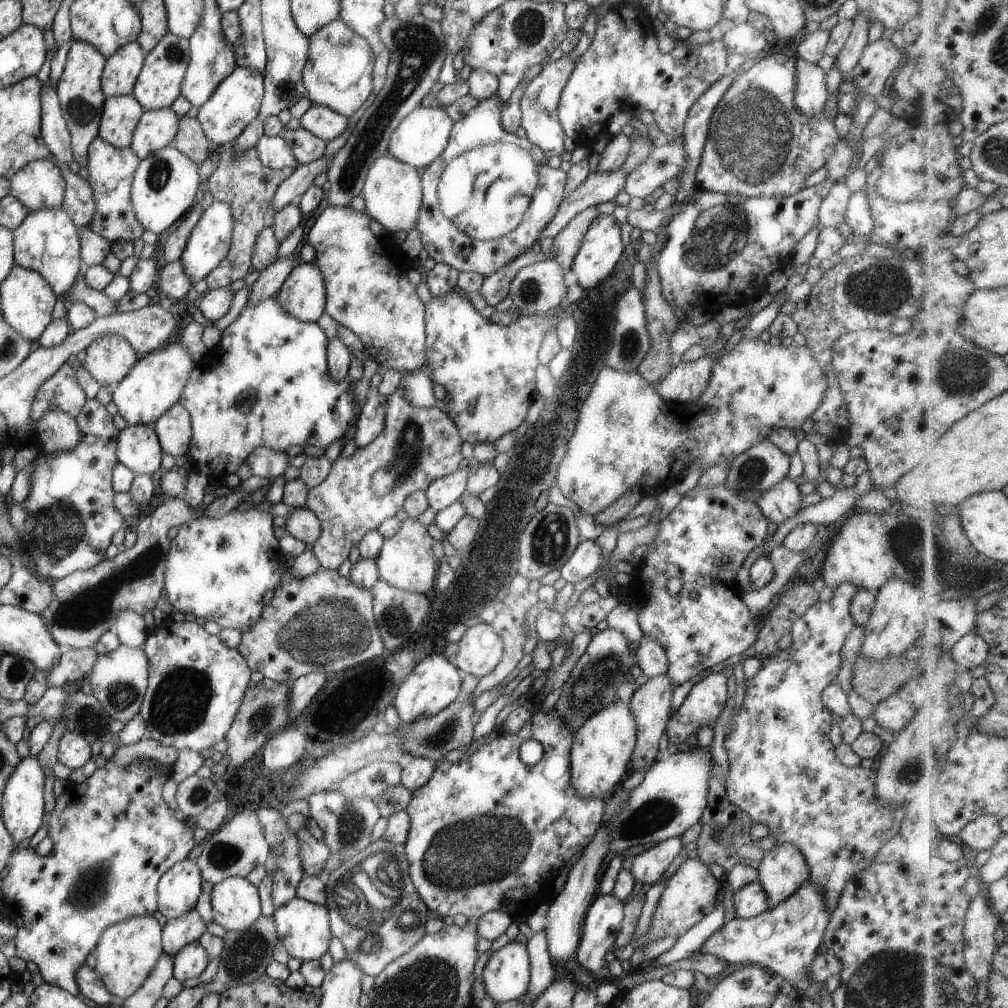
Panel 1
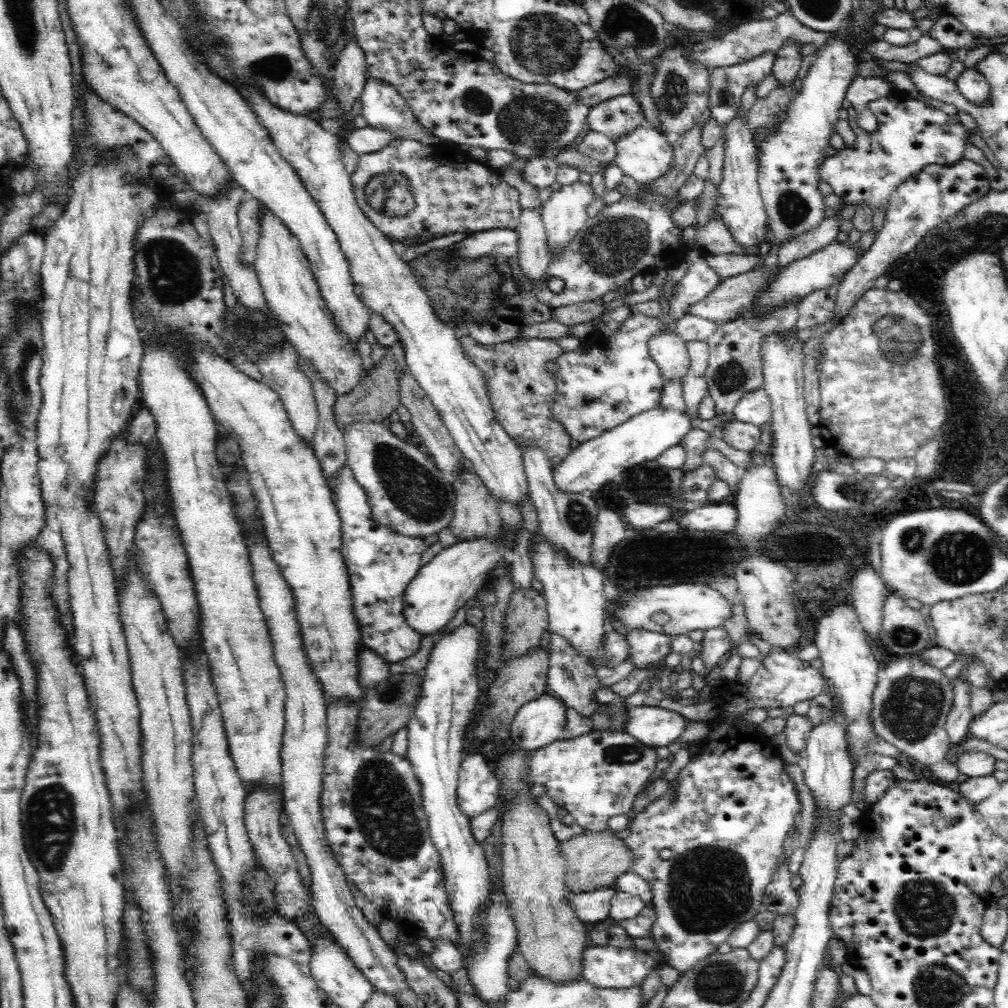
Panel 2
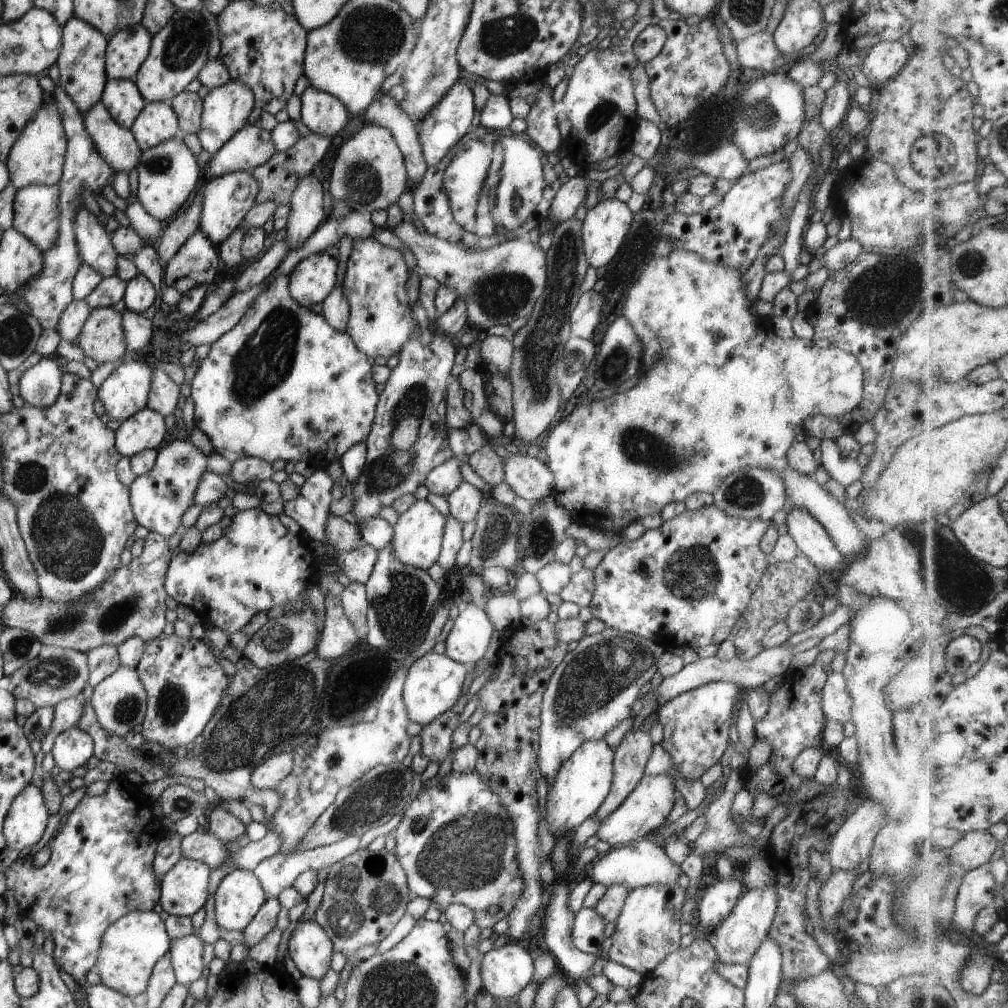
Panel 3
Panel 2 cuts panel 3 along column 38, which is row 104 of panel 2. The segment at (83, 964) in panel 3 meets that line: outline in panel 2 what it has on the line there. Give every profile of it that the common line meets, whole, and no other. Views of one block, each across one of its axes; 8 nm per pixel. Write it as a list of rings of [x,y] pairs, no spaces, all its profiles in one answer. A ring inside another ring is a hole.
[[[899,90],[893,91],[893,94],[889,94],[888,96],[882,96],[882,98],[878,98],[878,100],[874,100],[872,102],[869,102],[868,108],[871,111],[872,115],[874,116],[874,121],[877,123],[877,129],[875,131],[864,131],[864,129],[858,127],[856,125],[858,122],[856,122],[856,117],[854,117],[854,112],[851,108],[847,109],[848,117],[846,119],[848,125],[853,130],[854,134],[856,134],[855,139],[855,146],[853,148],[844,148],[837,151],[837,153],[833,154],[832,156],[826,157],[823,161],[820,162],[819,166],[815,169],[815,172],[818,173],[819,180],[822,180],[822,182],[827,182],[830,185],[830,188],[832,188],[832,192],[838,196],[838,198],[841,200],[841,206],[839,208],[834,208],[834,217],[836,217],[836,221],[840,222],[841,220],[852,220],[853,216],[855,215],[855,212],[857,211],[858,207],[863,207],[864,205],[868,205],[870,209],[872,209],[872,212],[875,209],[881,210],[882,212],[887,211],[887,206],[889,205],[889,198],[894,194],[894,191],[903,183],[906,182],[911,176],[914,176],[917,172],[920,172],[920,170],[924,169],[925,166],[928,165],[948,165],[948,164],[954,164],[958,162],[959,160],[962,160],[964,158],[964,150],[966,150],[966,147],[968,144],[974,145],[972,142],[970,142],[970,136],[971,135],[977,135],[974,130],[968,130],[962,123],[956,119],[956,117],[952,115],[948,115],[947,113],[944,113],[944,111],[935,108],[933,106],[928,106],[924,103],[924,100],[921,98],[918,98],[914,95],[911,95],[909,93],[900,92]]]

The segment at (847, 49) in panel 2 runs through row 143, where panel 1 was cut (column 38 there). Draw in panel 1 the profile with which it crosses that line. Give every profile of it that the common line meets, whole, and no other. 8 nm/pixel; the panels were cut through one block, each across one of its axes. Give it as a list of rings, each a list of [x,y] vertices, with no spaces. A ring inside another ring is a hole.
[[[25,757],[10,774],[2,792],[1,817],[14,844],[29,838],[39,828],[43,816],[44,772],[36,757]]]

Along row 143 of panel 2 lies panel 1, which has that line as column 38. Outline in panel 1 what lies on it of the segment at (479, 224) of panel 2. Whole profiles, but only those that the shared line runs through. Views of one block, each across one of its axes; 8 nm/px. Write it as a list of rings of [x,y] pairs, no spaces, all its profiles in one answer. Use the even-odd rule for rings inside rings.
[[[66,361],[63,363],[41,386],[37,388],[35,398],[31,402],[31,426],[35,426],[39,418],[43,418],[43,412],[51,408],[59,408],[75,418],[79,410],[85,404],[85,391],[79,386],[75,378],[75,364]]]

